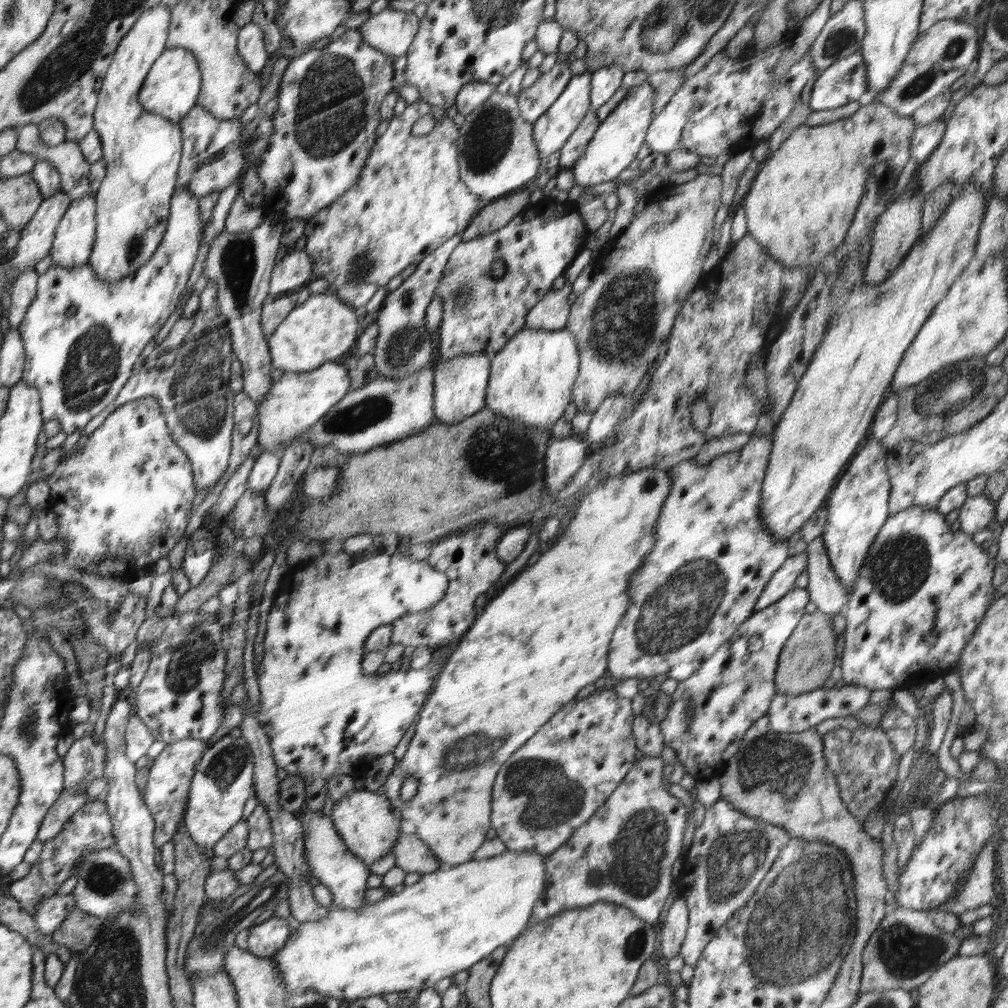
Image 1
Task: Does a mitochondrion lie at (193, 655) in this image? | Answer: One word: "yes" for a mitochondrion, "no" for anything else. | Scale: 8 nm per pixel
yes

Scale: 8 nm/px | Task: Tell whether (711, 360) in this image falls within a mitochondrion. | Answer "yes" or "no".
yes

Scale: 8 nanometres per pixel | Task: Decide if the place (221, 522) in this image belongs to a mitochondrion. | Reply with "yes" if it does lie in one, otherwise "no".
no

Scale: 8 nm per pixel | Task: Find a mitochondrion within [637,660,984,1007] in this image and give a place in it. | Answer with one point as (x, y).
(800, 927)

